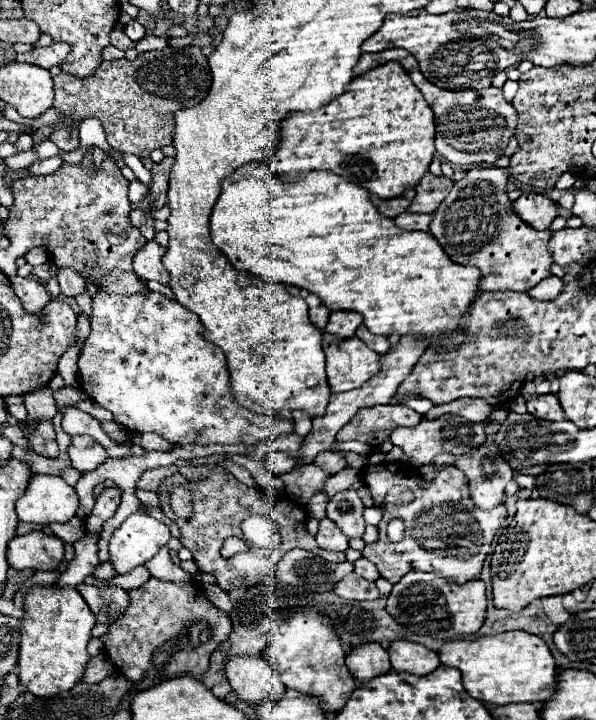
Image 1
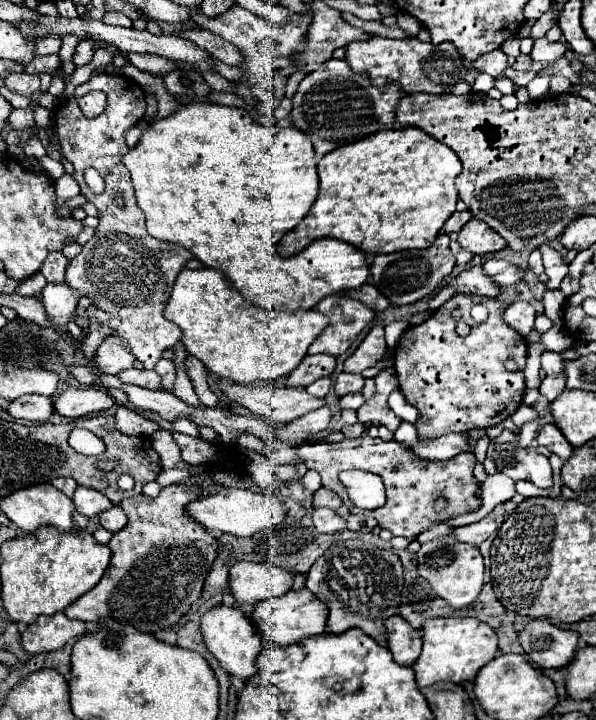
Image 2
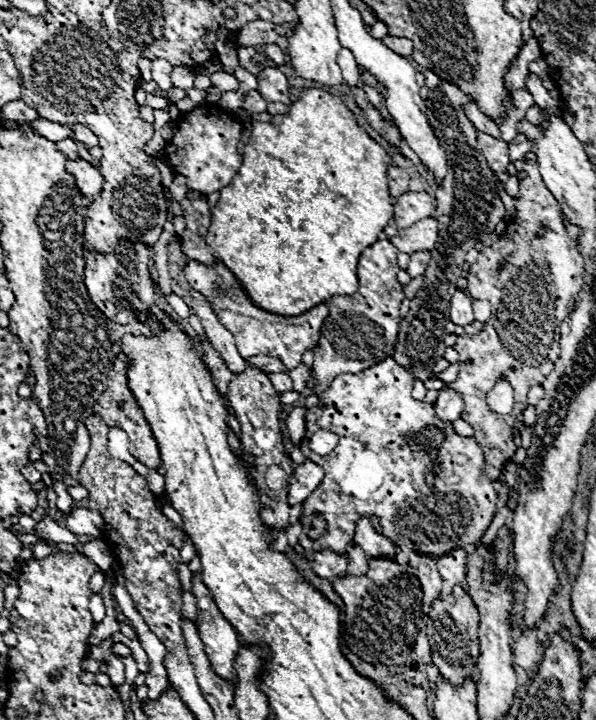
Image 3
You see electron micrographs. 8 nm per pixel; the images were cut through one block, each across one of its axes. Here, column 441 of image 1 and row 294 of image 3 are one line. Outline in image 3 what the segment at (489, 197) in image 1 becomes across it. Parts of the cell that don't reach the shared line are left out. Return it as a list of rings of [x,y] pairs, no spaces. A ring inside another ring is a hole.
[[[188,260],[188,268],[186,268],[184,276],[186,276],[186,280],[190,280],[192,288],[198,288],[198,292],[202,292],[214,304],[214,312],[218,312],[218,318],[222,320],[222,324],[226,324],[226,328],[232,332],[238,352],[246,360],[250,356],[266,354],[272,358],[280,358],[288,370],[296,368],[302,360],[302,354],[308,348],[312,348],[314,344],[318,344],[322,322],[326,320],[326,316],[330,312],[328,304],[318,304],[316,308],[310,308],[310,312],[306,312],[302,316],[276,316],[276,314],[264,312],[264,310],[256,308],[244,296],[240,282],[220,260],[216,260],[216,264],[212,268],[206,268],[198,262]]]

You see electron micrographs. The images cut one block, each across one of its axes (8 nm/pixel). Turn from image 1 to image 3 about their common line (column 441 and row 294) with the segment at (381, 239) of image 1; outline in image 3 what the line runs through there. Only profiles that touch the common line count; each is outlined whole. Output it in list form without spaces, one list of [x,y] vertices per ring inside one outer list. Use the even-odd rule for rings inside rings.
[[[318,88],[304,90],[304,94],[296,102],[292,102],[292,108],[288,114],[274,116],[272,122],[266,122],[266,124],[254,122],[252,126],[254,128],[252,128],[250,140],[244,146],[242,166],[240,166],[238,174],[234,176],[234,180],[230,182],[230,186],[220,190],[220,200],[212,208],[212,222],[210,222],[208,236],[206,236],[206,244],[210,246],[208,250],[212,252],[212,256],[216,260],[226,264],[226,268],[230,268],[230,272],[234,272],[234,276],[240,280],[246,296],[250,300],[254,300],[254,304],[258,308],[272,312],[272,314],[276,312],[280,316],[298,316],[298,314],[304,314],[310,308],[326,302],[330,296],[354,294],[358,290],[356,268],[358,268],[358,258],[360,258],[362,250],[378,240],[378,234],[384,230],[384,226],[394,216],[392,196],[388,192],[388,176],[386,176],[386,168],[390,166],[390,158],[388,158],[386,150],[378,142],[374,142],[356,124],[352,112],[340,102],[340,98],[336,98],[324,90],[318,90]]]

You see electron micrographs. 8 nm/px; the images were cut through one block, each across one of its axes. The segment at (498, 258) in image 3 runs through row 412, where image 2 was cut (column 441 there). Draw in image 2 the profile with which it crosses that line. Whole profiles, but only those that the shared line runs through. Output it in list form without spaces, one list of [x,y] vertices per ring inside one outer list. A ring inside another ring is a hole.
[[[370,436],[364,438],[362,442],[360,442],[360,438],[352,438],[352,440],[348,438],[348,444],[344,444],[342,448],[332,448],[332,444],[312,442],[312,440],[304,440],[302,444],[296,446],[296,444],[282,442],[278,438],[268,438],[268,440],[264,440],[264,444],[268,448],[266,456],[270,458],[270,462],[274,466],[282,466],[282,464],[296,466],[296,462],[304,462],[306,468],[318,470],[318,474],[322,476],[322,486],[334,490],[344,500],[346,506],[348,506],[346,488],[338,480],[338,474],[342,470],[350,470],[350,468],[360,468],[360,470],[378,474],[386,486],[386,504],[370,514],[378,520],[378,524],[382,528],[390,530],[394,536],[416,538],[432,522],[446,522],[450,516],[466,514],[480,506],[480,498],[476,496],[478,486],[476,486],[476,480],[472,474],[474,464],[476,464],[476,458],[472,452],[458,454],[446,462],[414,460],[412,452],[408,448],[404,448],[400,442],[396,442],[396,440],[384,442],[380,438],[370,438]],[[440,496],[448,500],[448,506],[442,512],[436,512],[434,508],[430,508],[430,504]]]

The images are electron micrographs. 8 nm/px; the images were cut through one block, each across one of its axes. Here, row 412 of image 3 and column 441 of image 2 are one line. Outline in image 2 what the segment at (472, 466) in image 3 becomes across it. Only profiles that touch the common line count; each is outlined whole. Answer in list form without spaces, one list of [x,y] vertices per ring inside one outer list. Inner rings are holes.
[[[462,294],[458,300],[462,306],[462,320],[470,326],[470,334],[466,338],[456,332],[452,298],[442,308],[432,312],[422,324],[408,326],[396,344],[394,370],[406,402],[420,414],[414,424],[420,440],[432,440],[450,432],[496,426],[516,412],[526,390],[522,374],[526,364],[526,340],[504,322],[502,314],[508,304],[502,300]],[[476,304],[488,308],[488,318],[484,322],[476,322],[470,316],[472,306]],[[508,360],[518,362],[520,368],[516,372],[508,372],[504,366]]]

